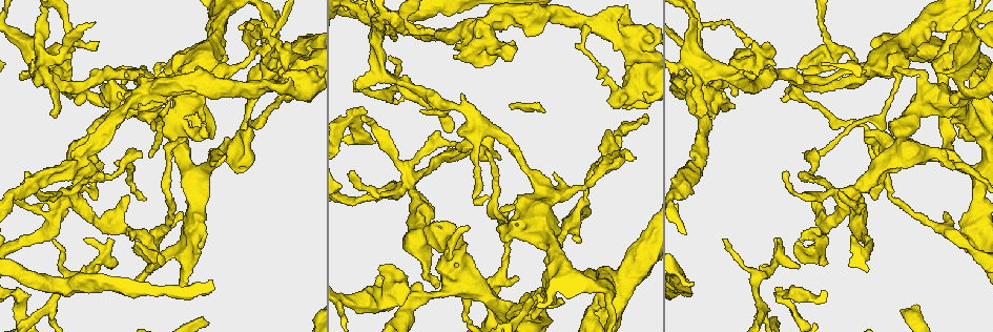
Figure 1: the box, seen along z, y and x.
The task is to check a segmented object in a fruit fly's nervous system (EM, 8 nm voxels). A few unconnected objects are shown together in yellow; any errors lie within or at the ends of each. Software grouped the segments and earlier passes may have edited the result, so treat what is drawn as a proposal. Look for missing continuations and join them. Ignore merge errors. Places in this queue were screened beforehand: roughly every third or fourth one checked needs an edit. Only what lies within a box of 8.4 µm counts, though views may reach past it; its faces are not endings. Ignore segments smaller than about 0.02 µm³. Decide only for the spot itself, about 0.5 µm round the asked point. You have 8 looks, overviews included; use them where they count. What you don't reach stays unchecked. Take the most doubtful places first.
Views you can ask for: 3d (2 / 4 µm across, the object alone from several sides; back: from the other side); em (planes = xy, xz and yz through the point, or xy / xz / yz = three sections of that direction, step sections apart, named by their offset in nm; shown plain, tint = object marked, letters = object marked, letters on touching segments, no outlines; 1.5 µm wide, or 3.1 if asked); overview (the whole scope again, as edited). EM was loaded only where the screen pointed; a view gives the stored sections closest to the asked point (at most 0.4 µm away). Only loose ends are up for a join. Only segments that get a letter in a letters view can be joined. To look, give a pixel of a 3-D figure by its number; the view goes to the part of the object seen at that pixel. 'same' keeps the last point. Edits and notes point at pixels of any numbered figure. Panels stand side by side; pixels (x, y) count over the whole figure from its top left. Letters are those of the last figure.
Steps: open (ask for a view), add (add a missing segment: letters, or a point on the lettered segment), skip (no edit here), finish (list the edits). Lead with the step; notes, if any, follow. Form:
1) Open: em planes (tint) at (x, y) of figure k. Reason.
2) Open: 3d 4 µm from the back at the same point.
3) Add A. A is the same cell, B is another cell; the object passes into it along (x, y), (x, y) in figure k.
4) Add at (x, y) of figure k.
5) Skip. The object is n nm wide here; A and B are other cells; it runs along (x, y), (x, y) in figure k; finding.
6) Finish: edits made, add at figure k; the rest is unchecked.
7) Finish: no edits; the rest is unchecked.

Open: 3d 4 µm from the back at (200, 245) of figure 1. Thick end.

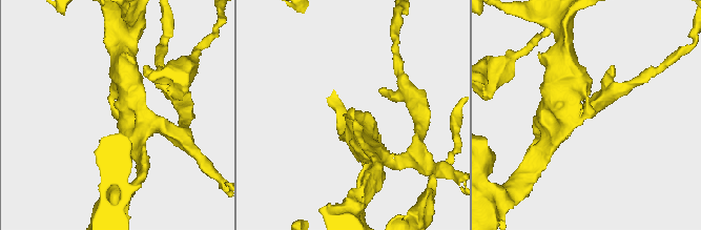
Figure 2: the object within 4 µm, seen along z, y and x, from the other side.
Open: em planes (letters) at (114, 118) of figure 2. Now the EM.

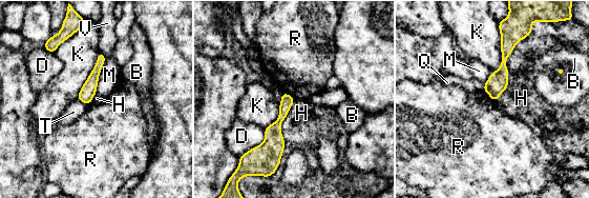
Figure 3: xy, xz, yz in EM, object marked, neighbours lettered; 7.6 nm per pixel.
Skip. B, D, H, K, M, Q, R, T and V are other cells; a border runs along (507, 65), (507, 87), (496, 102) in figure 3; none of them fits.

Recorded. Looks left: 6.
Open: em planes (letters) at (724, 238) of figure 1. Tapers out.

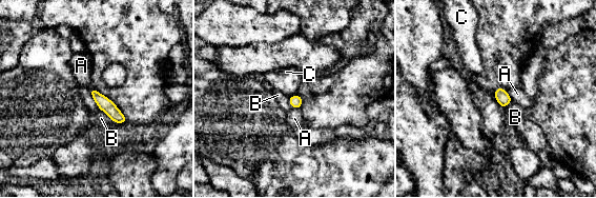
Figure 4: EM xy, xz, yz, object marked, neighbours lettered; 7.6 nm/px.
Skip. A, B and C are other cells; none of them fits.

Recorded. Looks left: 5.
Open: em yz step 4 (tint) at (481, 66) of figure 1. Stops while still wide.

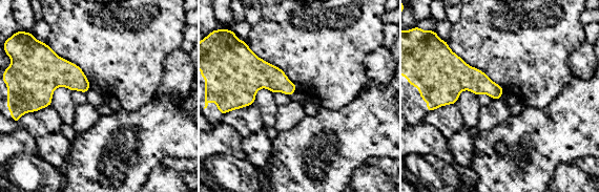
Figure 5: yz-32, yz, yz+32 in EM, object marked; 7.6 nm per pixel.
Open: em planes (letters) at the same point. Another direction.

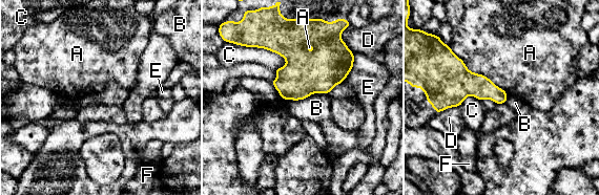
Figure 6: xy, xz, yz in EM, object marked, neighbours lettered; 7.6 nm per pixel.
Skip. A, B, C, D, E and F are other cells; a border runs along (326, 93), (282, 100) in figure 6; none of them fits.

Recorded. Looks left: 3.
Open: em yz step 8 (tint) at (487, 149) of figure 1.

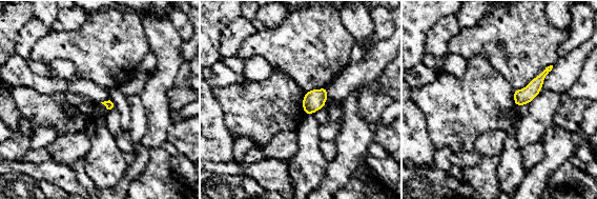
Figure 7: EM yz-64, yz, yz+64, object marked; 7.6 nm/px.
Open: em planes (letters) at the same point. Cut it another way.

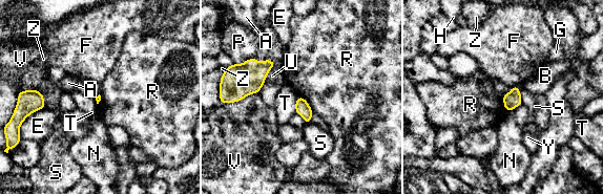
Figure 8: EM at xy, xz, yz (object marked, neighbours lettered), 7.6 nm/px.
Skip. A, B, E, F, G, H, N, P, R, S, T, U, V, Y and Z are other cells; a border runs along (298, 95), (307, 102), (313, 112) in figure 8; no lettered segment goes on from it.

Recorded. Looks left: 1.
Finish: no edits; the rest is unchecked.

